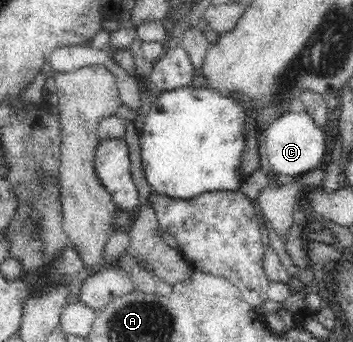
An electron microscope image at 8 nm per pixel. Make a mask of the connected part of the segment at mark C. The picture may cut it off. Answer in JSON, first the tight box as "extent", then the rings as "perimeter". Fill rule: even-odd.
{"extent":[265,111,325,177],"perimeter":[[[289,111],[283,115],[267,128],[265,152],[267,152],[273,173],[299,177],[319,167],[323,162],[325,138],[323,131],[316,127],[306,111],[300,113]]]}

